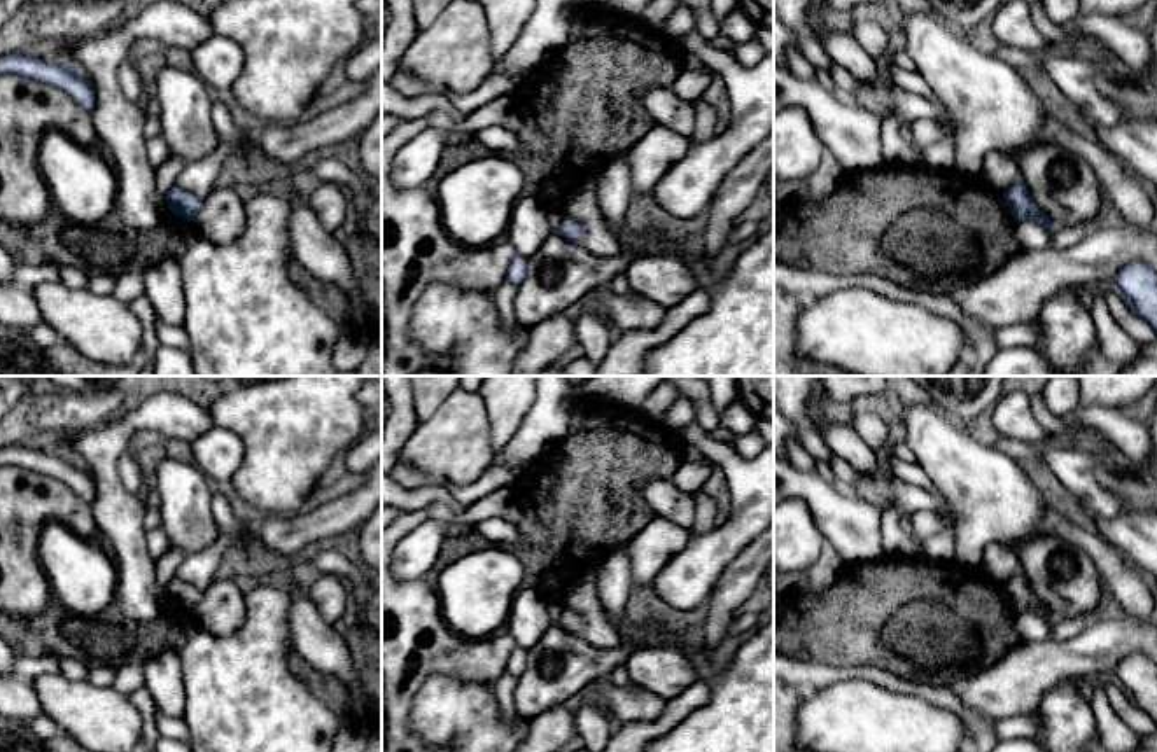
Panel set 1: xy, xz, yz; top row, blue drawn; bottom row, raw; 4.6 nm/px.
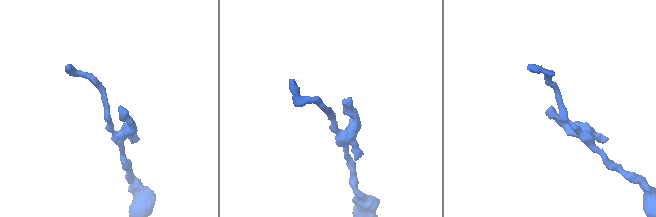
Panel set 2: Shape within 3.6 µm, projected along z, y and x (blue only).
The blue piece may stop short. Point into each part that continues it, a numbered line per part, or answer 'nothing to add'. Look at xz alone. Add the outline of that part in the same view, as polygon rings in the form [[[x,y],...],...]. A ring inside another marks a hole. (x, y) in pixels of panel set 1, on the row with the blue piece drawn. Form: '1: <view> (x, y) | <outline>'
nothing to add

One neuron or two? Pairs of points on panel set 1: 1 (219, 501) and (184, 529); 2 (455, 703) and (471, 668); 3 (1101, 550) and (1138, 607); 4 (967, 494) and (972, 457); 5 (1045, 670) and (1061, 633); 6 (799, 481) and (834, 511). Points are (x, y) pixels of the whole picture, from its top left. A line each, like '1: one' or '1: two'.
1: two
2: two
3: one
4: one
5: two
6: one

